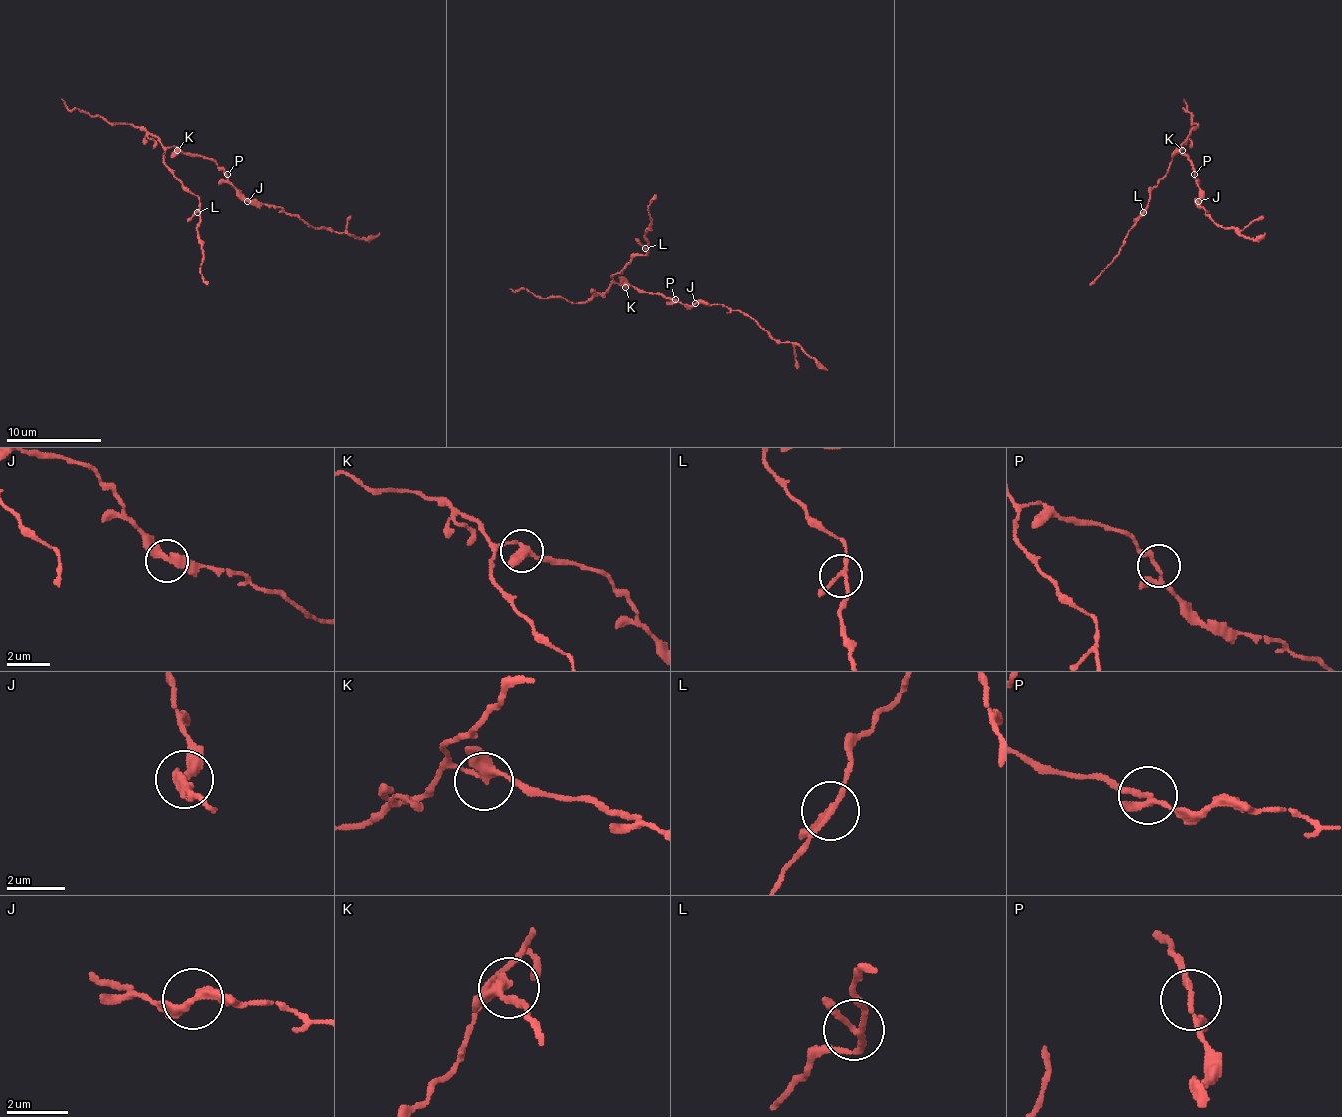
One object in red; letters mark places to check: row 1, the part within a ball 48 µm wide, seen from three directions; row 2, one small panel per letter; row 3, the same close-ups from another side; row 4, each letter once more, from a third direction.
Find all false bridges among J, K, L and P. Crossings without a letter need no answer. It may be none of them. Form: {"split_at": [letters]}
{"split_at": []}

